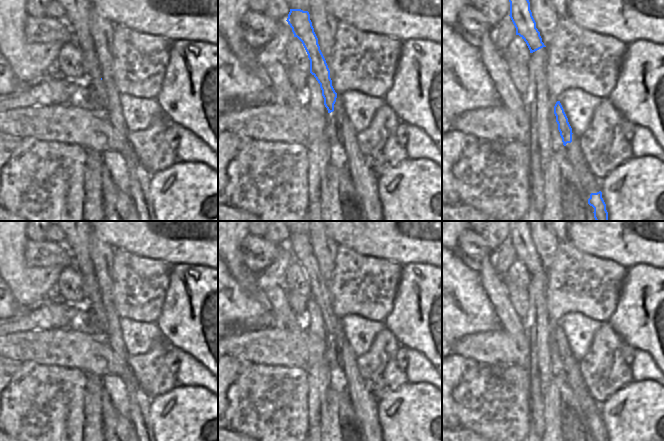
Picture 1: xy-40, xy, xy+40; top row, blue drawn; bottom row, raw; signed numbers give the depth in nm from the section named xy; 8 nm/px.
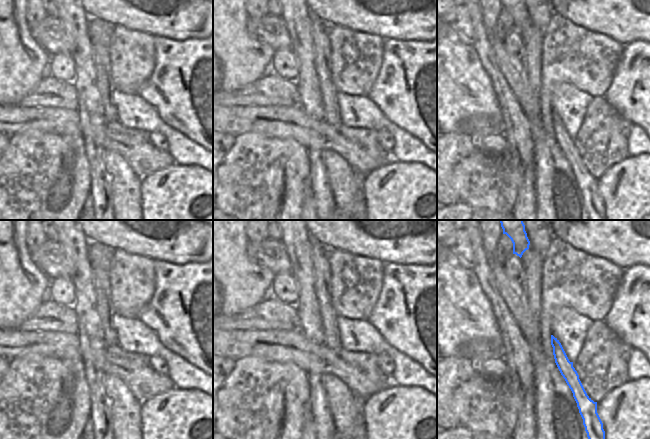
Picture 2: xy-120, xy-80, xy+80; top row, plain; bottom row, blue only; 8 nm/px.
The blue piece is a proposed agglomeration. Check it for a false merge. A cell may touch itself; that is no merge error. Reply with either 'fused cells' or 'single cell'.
single cell

